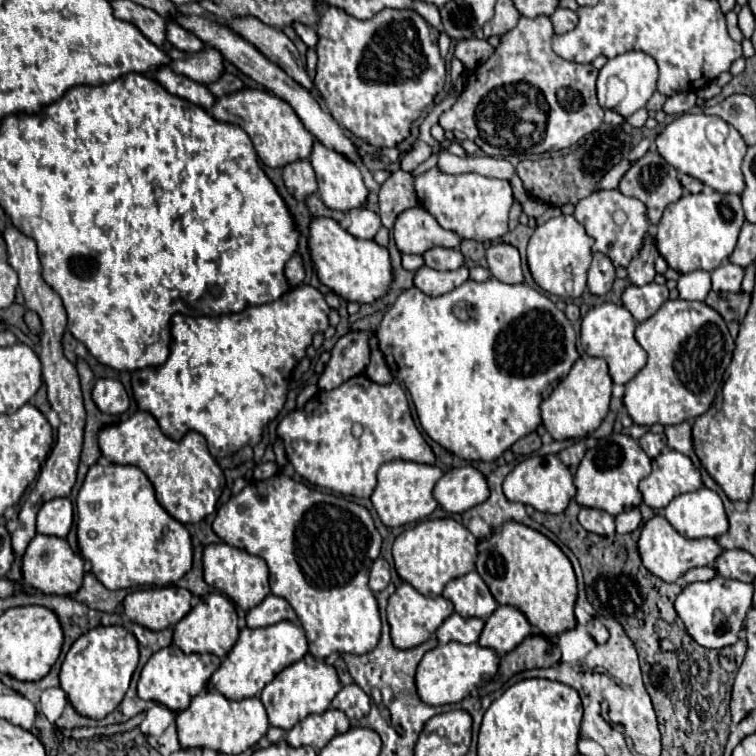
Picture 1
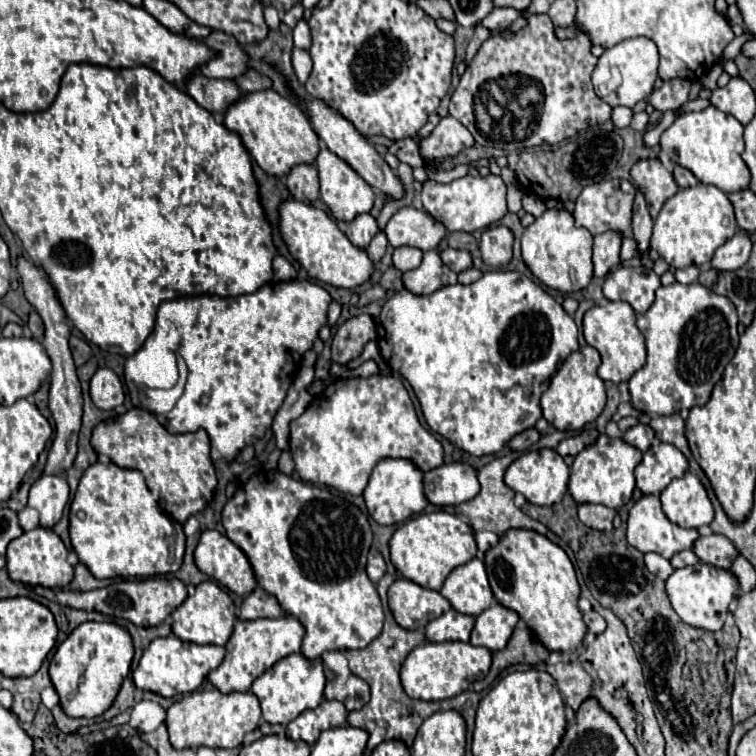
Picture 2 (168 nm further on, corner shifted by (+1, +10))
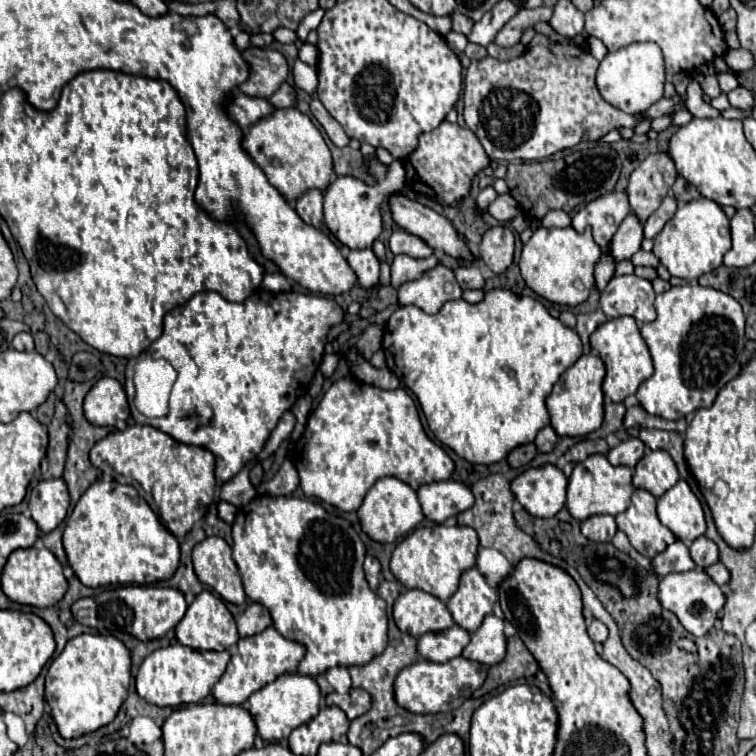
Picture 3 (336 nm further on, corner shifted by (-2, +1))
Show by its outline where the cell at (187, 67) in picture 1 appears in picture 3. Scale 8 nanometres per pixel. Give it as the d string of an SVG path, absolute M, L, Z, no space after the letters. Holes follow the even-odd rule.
M247 48L241 56L249 64L249 78L239 84L239 90L247 96L269 98L289 74L287 60L277 50Z

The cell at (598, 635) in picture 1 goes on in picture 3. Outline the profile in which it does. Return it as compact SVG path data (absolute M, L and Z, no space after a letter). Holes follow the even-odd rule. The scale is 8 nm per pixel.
M593 620L589 626L589 636L593 642L605 642L607 640L607 626L599 620Z

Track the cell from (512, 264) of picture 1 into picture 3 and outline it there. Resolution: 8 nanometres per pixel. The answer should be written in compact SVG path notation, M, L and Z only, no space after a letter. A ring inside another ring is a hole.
M505 226L489 228L483 236L479 252L481 252L483 262L495 274L503 274L513 264L513 252L515 252L513 232Z

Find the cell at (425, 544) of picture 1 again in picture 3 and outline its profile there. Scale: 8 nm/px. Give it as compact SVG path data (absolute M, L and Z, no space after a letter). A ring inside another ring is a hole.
M419 526L409 536L405 536L405 540L399 542L393 550L391 572L405 588L419 588L447 602L451 594L457 590L461 574L475 566L477 548L477 534L469 526Z

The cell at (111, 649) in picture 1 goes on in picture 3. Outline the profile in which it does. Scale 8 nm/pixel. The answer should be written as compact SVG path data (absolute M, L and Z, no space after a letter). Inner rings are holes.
M81 634L71 638L65 650L51 662L45 674L45 700L51 706L51 716L61 736L77 738L81 734L89 734L101 726L107 726L117 716L119 706L127 698L129 682L131 682L131 654L121 640L101 634Z

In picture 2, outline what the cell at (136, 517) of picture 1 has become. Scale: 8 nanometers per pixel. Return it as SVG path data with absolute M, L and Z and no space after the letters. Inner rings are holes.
M94 463L90 465L76 489L74 501L70 505L70 543L82 565L90 569L96 579L108 577L154 577L164 573L174 573L182 565L184 555L184 531L182 525L168 517L156 499L150 495L144 475L140 471L122 469L114 463Z

